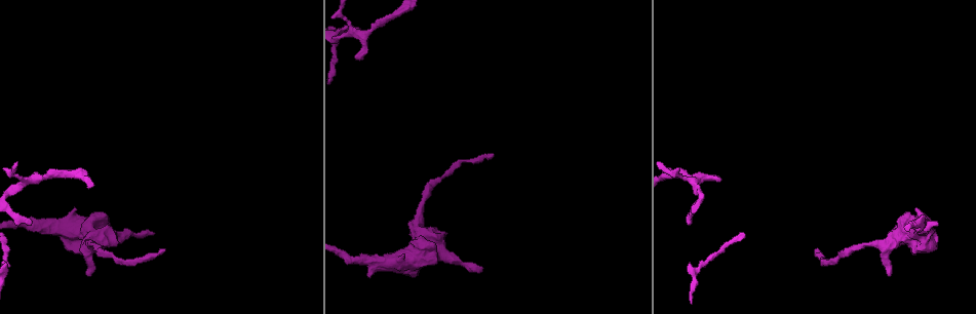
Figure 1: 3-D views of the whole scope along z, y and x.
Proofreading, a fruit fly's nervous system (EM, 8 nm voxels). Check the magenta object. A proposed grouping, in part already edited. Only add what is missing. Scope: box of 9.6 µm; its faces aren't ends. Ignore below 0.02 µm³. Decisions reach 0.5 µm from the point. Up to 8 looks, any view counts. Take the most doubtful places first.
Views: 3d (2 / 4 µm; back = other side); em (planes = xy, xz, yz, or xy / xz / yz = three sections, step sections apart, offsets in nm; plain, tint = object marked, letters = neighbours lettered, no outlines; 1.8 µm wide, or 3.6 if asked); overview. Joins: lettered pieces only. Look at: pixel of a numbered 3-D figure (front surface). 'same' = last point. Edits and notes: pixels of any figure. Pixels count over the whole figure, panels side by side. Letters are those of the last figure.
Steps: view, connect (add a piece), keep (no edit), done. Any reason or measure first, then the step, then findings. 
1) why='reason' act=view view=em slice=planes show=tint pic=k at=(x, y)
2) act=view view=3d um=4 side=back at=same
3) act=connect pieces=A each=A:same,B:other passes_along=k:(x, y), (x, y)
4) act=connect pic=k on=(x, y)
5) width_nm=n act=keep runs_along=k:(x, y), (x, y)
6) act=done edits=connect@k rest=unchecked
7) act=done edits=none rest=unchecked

why='thin end' act=view view=3d um=2 pic=1 at=(31, 222)

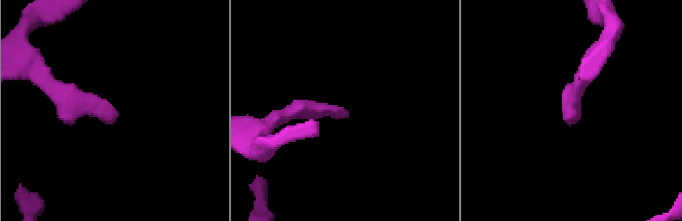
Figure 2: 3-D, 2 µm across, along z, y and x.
why='now the EM' act=view view=em slice=planes show=letters pic=2 at=(113, 121)

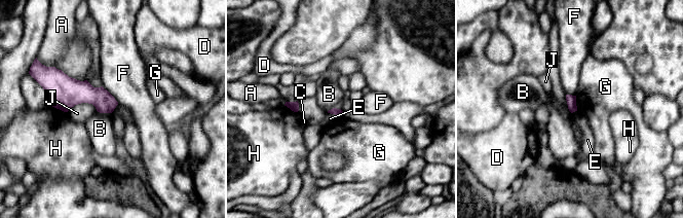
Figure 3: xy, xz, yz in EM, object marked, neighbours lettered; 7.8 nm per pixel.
act=keep each=A:other,B:other,C:other,D:other,E:other,F:other,G:other,H:other,J:other border=3:(327, 112), (341, 115) found='none of them fits'

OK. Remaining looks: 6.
why='free end' act=view view=3d um=2 pic=1 at=(481, 270)

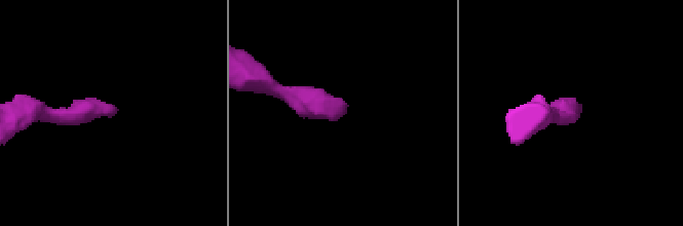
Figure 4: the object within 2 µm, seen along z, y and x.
why='need the tissue' act=view view=em slice=xy step=8 show=letters pic=4 at=(572, 111)

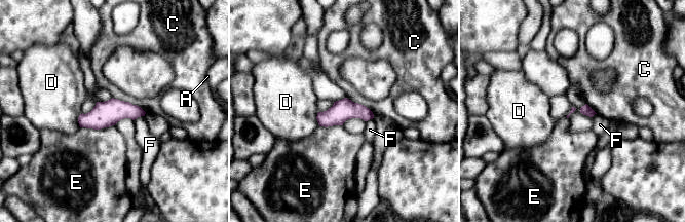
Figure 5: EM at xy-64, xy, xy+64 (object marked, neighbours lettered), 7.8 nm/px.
why='another direction' act=view view=em slice=planes show=letters at=same

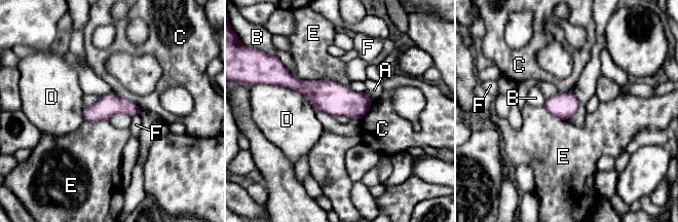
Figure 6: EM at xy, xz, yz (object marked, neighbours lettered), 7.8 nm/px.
act=keep each=A:other,B:other,C:other,D:other,E:other,F:other border=6:(297, 77), (303, 80), (322, 80) found='none of them fits'

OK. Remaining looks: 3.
why='an open end' act=view view=3d um=2 pic=1 at=(892, 273)

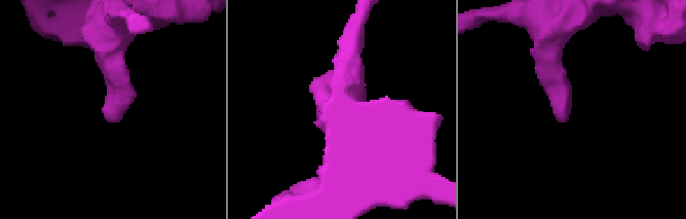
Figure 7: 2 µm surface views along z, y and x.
why='now the EM' act=view view=em slice=yz step=8 show=tint pic=7 at=(562, 111)

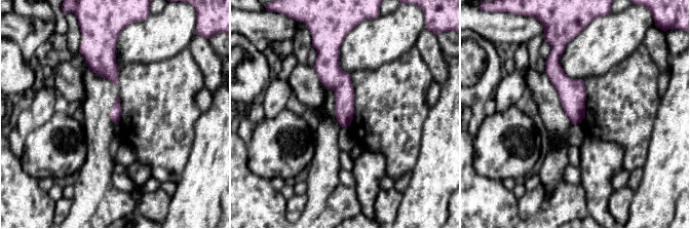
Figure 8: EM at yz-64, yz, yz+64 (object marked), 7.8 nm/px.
why='another direction' act=view view=em slice=xz step=8 show=letters at=same

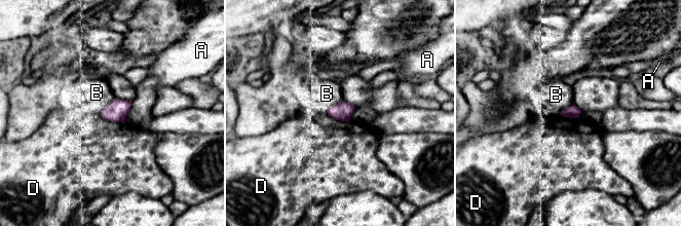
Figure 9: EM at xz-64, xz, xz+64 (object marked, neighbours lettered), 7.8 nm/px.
act=keep each=A:other,B:other,D:other border=9:(114, 98), (100, 113) found='no lettered piece goes on from it'

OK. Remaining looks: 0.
act=done edits=none rest=unchecked

